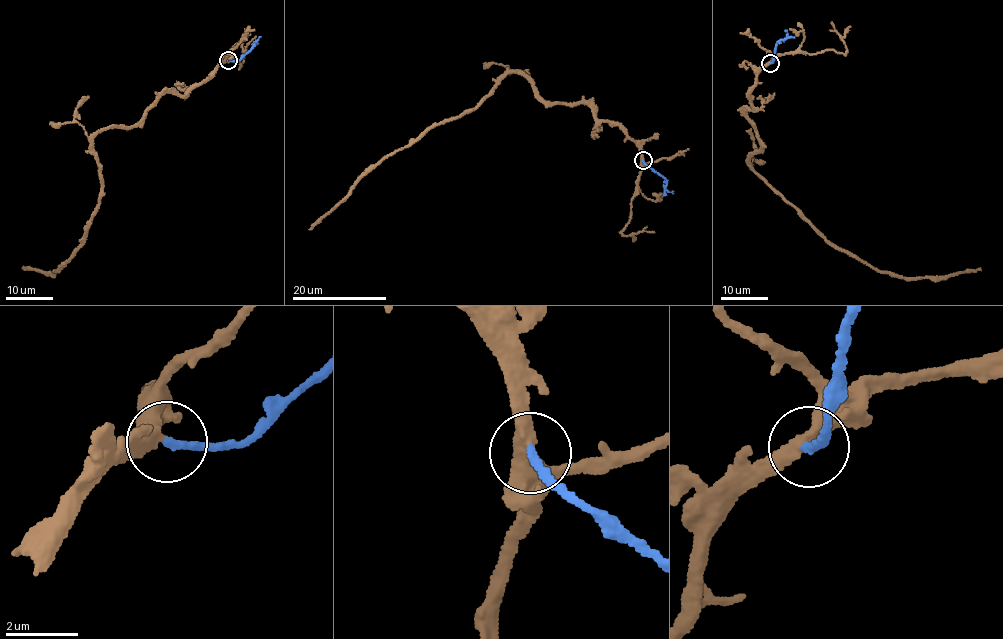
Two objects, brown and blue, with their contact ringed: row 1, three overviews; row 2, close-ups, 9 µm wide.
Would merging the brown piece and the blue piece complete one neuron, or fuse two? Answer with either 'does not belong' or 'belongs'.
belongs

